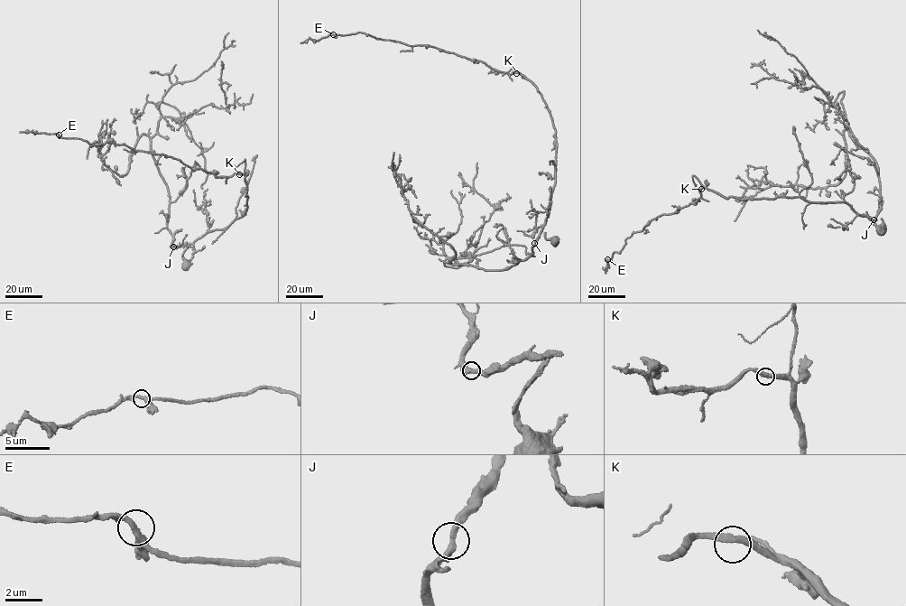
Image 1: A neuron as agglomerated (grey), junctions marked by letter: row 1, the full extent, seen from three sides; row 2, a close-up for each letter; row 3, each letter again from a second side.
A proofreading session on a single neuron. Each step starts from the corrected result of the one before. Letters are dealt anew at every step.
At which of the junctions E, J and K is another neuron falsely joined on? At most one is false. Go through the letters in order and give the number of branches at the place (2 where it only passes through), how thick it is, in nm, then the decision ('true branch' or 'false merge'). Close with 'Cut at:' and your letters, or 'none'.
E: 2 | 320 nm | true branch
J: 2 | 360 nm | true branch
K: 2 | 360 nm | true branch
Cut at: none

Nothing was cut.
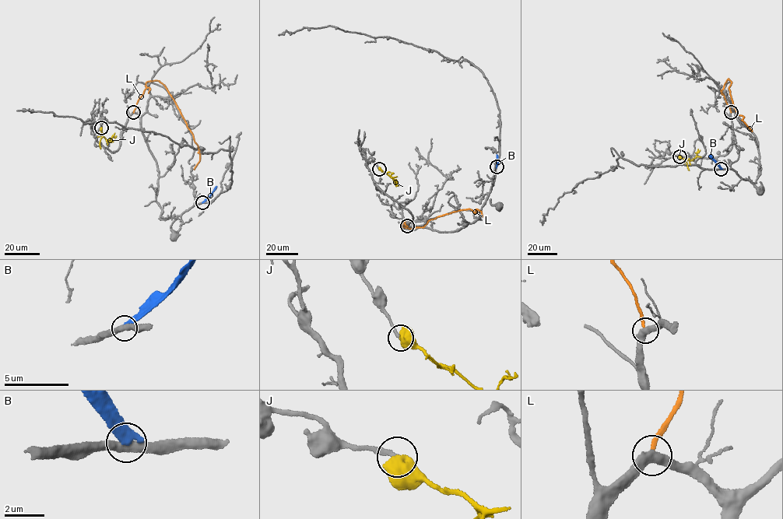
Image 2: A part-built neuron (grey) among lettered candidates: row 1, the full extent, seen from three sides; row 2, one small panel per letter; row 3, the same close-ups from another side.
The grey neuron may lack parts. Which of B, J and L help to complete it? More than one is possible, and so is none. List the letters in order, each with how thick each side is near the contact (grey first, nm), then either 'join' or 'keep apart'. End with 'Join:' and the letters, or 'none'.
B: 400/420 nm | keep apart
J: 220/750 nm | join
L: 420/220 nm | keep apart
Join: J

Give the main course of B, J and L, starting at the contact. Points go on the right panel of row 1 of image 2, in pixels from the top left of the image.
B: (721, 169), (709, 156)
J: (679, 156), (686, 160), (692, 159), (700, 150)
L: (731, 112), (721, 91), (728, 78), (732, 82), (728, 89), (733, 106), (752, 131)

